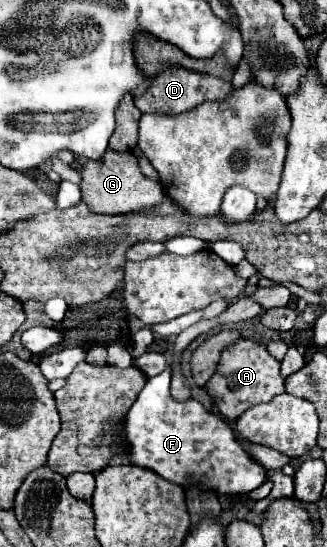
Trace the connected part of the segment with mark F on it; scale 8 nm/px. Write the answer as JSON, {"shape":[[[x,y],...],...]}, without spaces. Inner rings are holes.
{"shape":[[[168,370],[147,380],[124,418],[124,430],[130,442],[130,464],[150,468],[182,488],[190,480],[202,480],[218,496],[238,496],[260,488],[268,480],[268,472],[238,444],[234,430],[222,418],[208,412],[194,398],[186,402],[172,400]]]}

